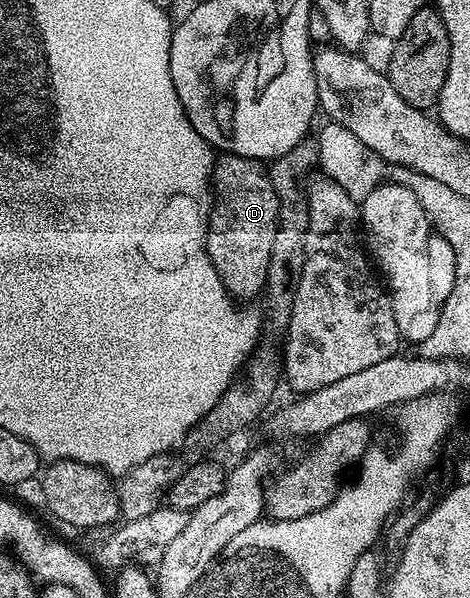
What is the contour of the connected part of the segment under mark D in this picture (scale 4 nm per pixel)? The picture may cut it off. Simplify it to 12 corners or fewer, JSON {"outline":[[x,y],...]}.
{"outline":[[258,160],[213,164],[207,253],[230,296],[264,291],[277,194]]}

